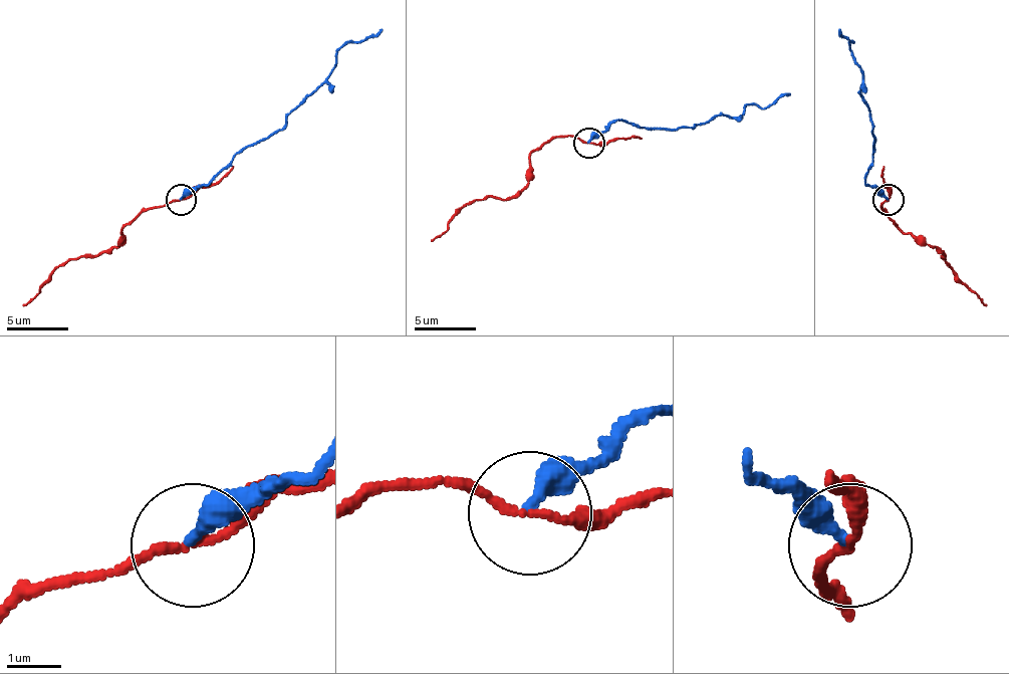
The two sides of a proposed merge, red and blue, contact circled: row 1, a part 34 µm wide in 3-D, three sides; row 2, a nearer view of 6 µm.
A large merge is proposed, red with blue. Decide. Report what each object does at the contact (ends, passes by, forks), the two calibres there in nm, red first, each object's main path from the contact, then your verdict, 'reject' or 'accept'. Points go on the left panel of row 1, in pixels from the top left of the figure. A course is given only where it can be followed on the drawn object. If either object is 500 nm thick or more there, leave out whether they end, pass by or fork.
red passes by | blue ends | 140/240 nm | red via (180, 200), (150, 207), (134, 216), (121, 228), (121, 240), (106, 253), (63, 262), (23, 305) | blue via (180, 200), (211, 182), (245, 148), (269, 139), (324, 80), (346, 43), (361, 43), (384, 28) | reject

